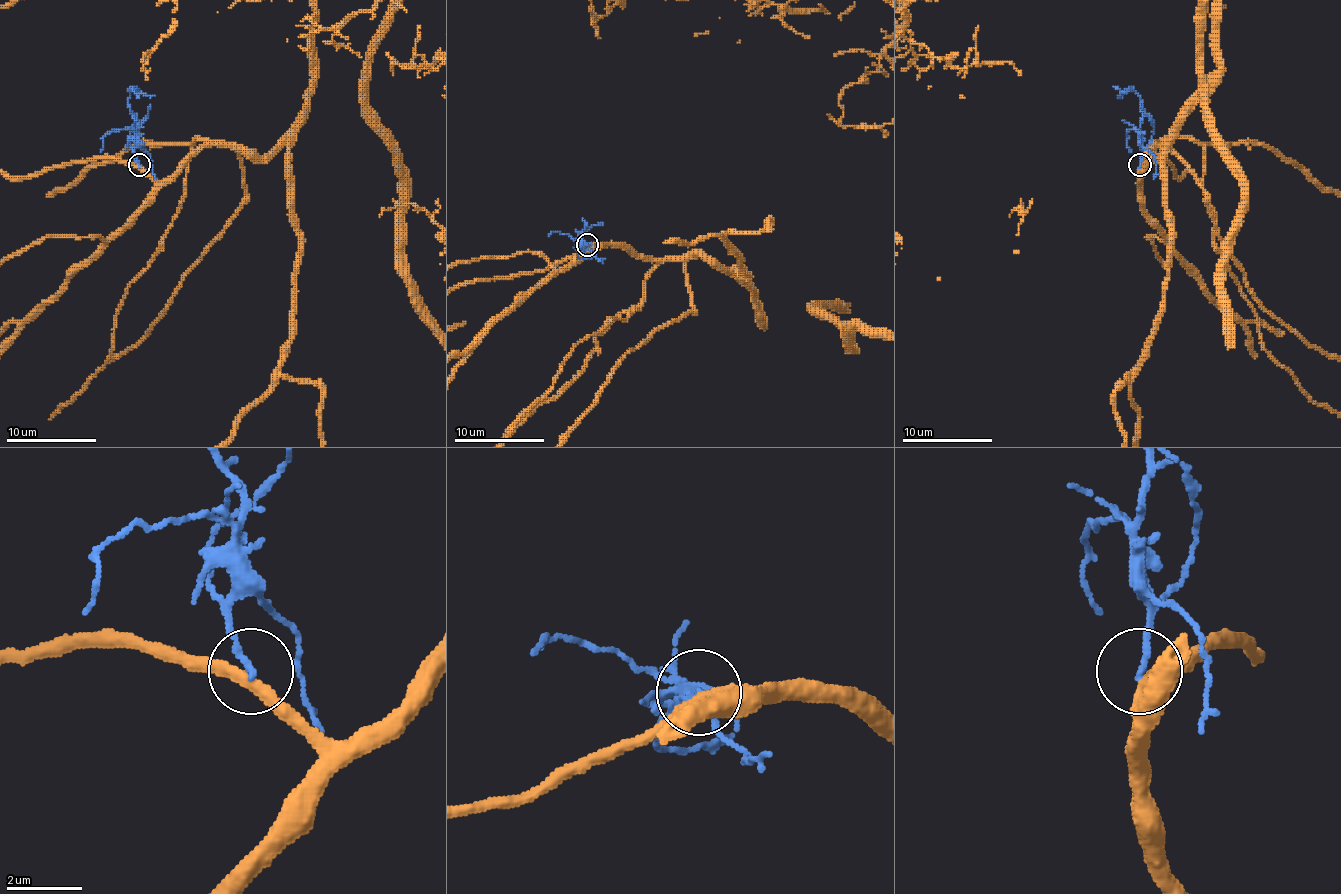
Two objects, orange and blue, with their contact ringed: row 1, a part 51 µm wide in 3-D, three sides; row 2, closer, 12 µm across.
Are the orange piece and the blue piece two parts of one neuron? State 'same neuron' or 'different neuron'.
different neuron

